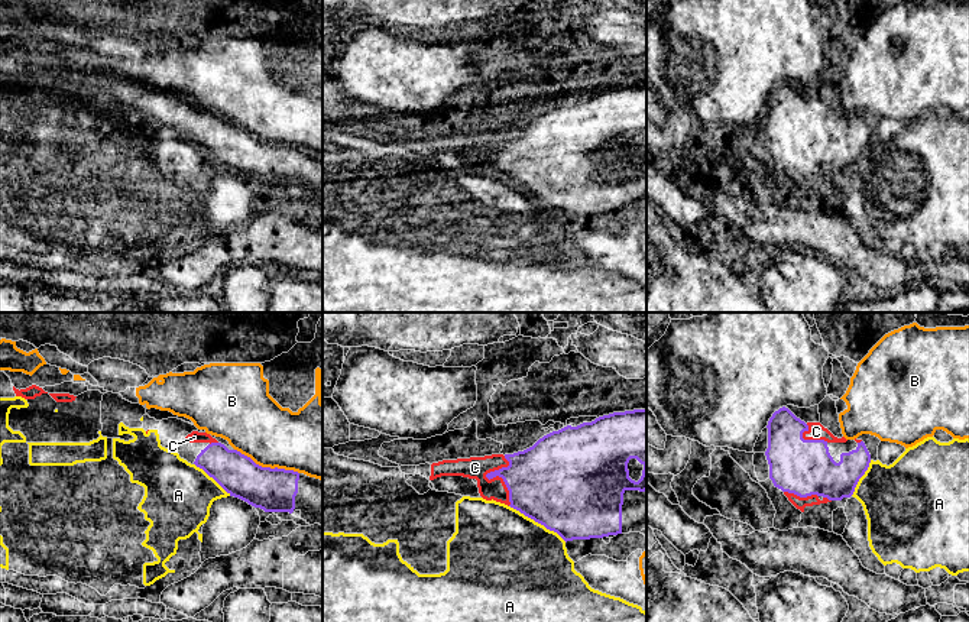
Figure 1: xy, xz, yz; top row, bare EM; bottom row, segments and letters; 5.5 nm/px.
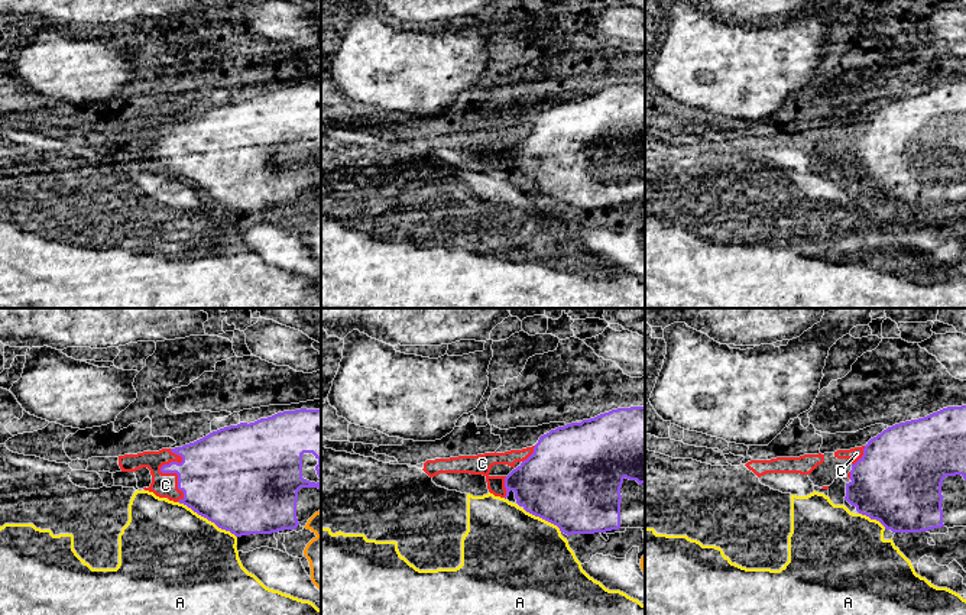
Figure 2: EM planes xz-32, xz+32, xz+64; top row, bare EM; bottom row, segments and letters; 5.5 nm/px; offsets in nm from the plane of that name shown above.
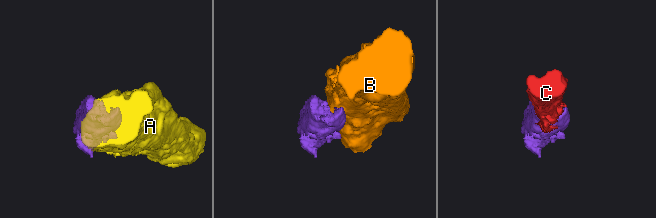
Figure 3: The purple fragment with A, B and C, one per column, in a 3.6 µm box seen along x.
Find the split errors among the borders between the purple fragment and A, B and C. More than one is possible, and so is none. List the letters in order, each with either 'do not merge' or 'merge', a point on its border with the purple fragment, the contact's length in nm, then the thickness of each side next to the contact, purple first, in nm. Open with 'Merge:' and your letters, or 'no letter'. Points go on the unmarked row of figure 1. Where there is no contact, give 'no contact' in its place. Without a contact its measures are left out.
Merge: C
A: do not merge; meets purple in xz at (538, 198); contact 380 nm long; 500 nm thick on the purple side, 500 nm on the other
B: do not merge; meets purple in xy at (266, 143); contact 380 nm long; 240 nm thick on the purple side, 360 nm on the other
C: merge; meets purple in xz at (492, 154); contact 280 nm long; 340 nm thick on the purple side, 130 nm on the other

